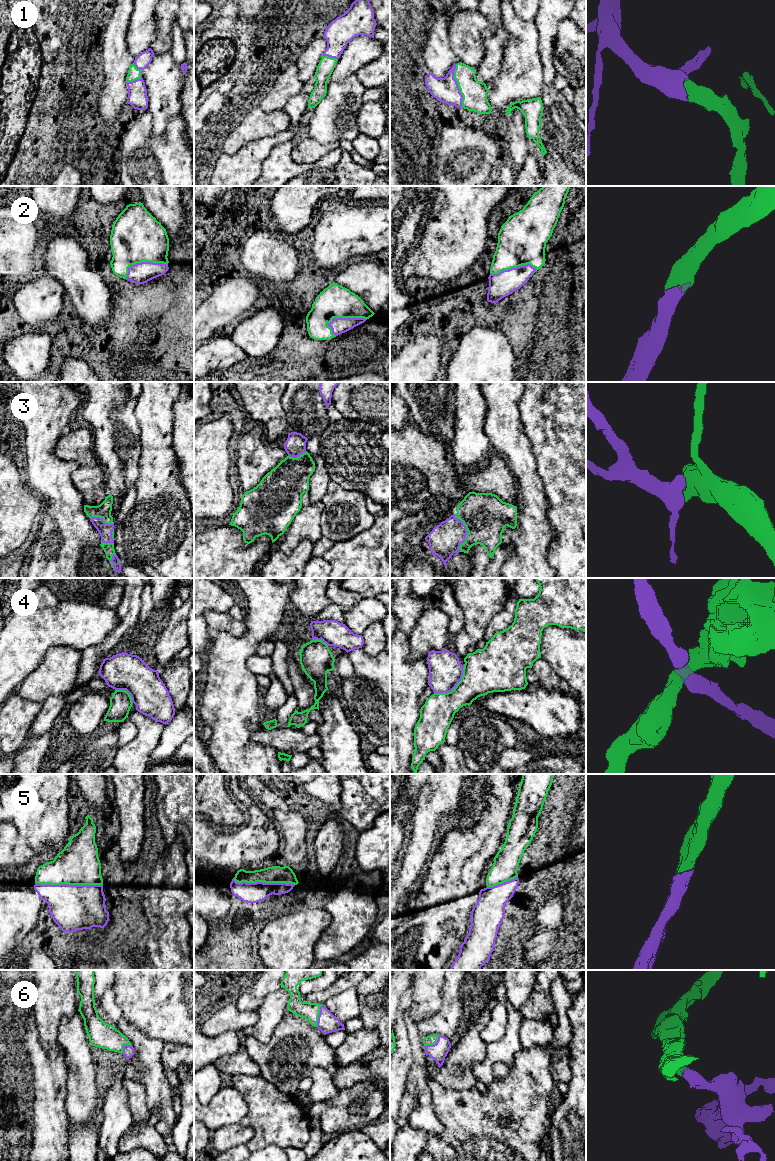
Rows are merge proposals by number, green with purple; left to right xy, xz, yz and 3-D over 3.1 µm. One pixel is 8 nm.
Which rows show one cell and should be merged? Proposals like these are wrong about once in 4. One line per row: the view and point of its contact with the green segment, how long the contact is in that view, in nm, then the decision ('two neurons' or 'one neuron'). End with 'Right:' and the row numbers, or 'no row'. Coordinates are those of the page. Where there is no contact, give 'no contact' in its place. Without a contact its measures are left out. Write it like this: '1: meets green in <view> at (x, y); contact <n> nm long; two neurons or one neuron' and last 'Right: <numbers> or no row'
1: meets green in yz at (458, 85); contact 340 nm long; one neuron
2: meets green in xz at (346, 317); contact 340 nm long; one neuron
3: meets green in yz at (467, 533); contact 300 nm long; one neuron
4: meets green in yz at (455, 687); contact 340 nm long; two neurons
5: meets green in xy at (69, 884); contact 550 nm long; one neuron
6: meets green in xz at (318, 1015); contact 190 nm long; one neuron
Right: 1, 2, 3, 5, 6

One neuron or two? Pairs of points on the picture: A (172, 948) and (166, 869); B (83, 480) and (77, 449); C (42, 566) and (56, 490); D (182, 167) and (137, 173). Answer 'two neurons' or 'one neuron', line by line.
A: one neuron
B: one neuron
C: one neuron
D: one neuron

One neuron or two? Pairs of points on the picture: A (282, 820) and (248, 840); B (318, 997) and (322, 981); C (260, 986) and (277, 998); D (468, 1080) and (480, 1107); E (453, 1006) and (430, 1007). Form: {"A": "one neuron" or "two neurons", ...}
{"A": "two neurons", "B": "two neurons", "C": "two neurons", "D": "two neurons", "E": "two neurons"}

